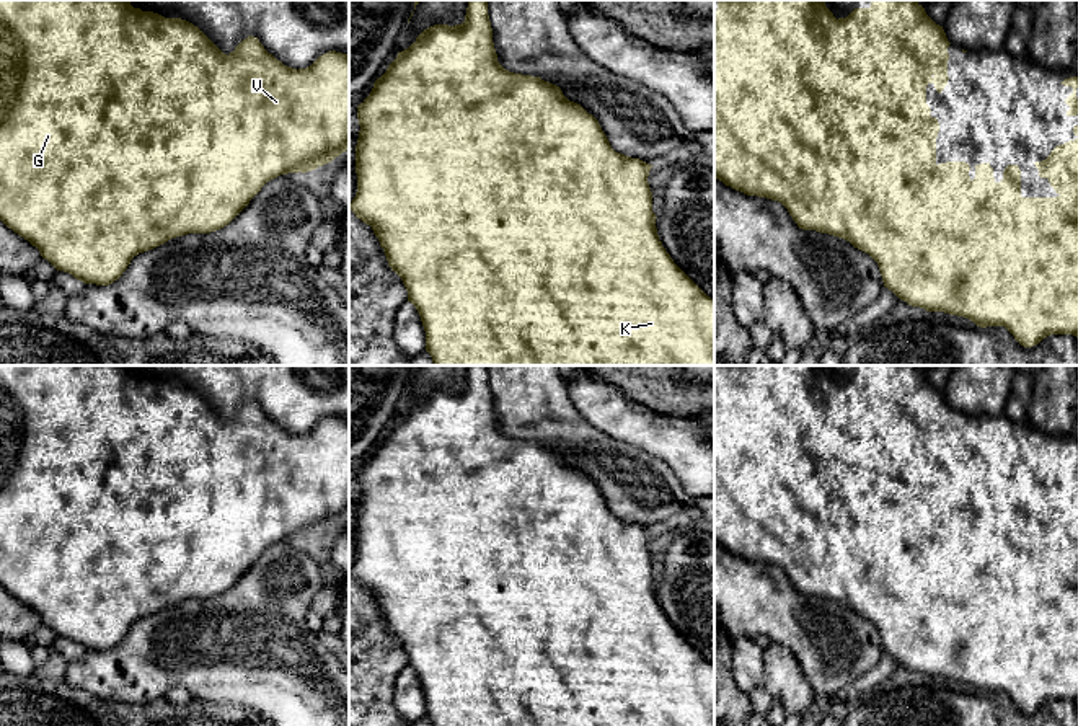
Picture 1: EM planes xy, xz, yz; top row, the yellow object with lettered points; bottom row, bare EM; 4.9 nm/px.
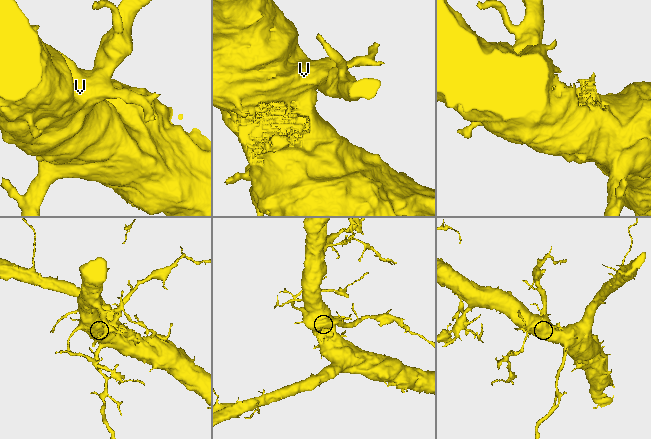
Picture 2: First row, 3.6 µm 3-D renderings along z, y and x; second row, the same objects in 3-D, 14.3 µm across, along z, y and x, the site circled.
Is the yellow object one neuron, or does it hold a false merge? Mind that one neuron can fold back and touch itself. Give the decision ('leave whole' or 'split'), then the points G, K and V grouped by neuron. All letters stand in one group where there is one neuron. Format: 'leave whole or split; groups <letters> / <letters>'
leave whole; groups G K V

